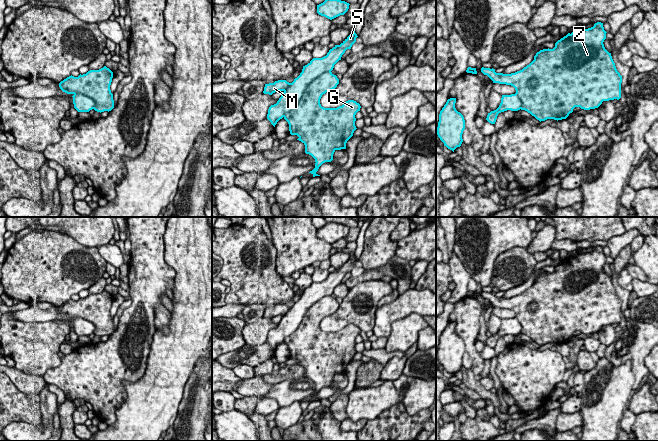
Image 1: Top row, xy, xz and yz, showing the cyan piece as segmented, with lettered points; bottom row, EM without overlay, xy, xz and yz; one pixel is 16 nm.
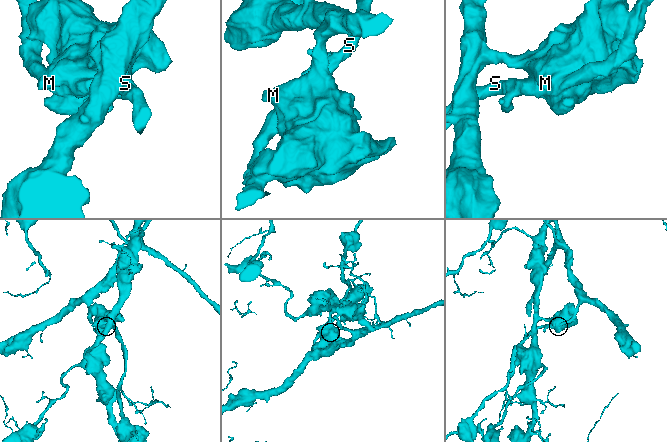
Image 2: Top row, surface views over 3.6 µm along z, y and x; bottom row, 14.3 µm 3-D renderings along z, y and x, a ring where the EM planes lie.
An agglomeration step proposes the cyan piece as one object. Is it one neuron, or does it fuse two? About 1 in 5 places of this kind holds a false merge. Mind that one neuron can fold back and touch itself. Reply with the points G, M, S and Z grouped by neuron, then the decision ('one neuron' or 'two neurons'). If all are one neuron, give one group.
G M Z / S; two neurons

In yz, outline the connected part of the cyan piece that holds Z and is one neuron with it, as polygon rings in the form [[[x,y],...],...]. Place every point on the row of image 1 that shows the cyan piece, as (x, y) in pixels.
[[[597,22],[588,29],[568,33],[555,43],[553,49],[536,53],[534,60],[522,70],[511,74],[496,73],[495,69],[481,68],[493,83],[511,85],[522,101],[525,110],[537,120],[566,119],[575,107],[584,110],[598,108],[603,101],[621,98],[622,76],[604,47],[606,31],[603,23]]]

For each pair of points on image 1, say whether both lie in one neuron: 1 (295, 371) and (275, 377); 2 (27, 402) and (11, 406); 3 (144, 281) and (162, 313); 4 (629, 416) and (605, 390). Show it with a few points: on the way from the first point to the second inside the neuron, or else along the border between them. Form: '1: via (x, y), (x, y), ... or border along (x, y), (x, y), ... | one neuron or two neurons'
1: via (290, 371), (280, 375) | one neuron
2: via (23, 406), (15, 406) | one neuron
3: border along (161, 303), (155, 306), (154, 325), (157, 328) | two neurons
4: border along (623, 413), (619, 428) | two neurons

